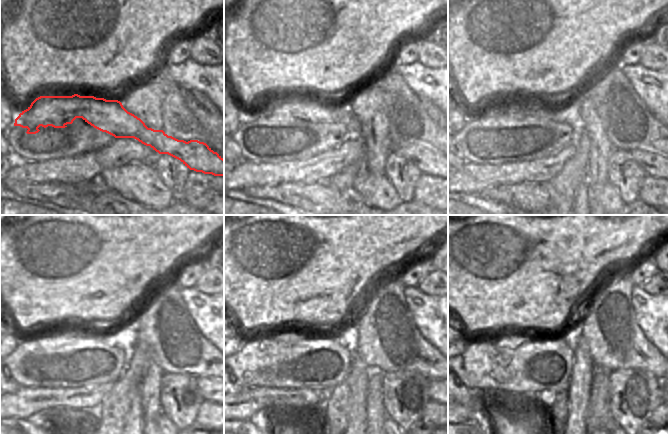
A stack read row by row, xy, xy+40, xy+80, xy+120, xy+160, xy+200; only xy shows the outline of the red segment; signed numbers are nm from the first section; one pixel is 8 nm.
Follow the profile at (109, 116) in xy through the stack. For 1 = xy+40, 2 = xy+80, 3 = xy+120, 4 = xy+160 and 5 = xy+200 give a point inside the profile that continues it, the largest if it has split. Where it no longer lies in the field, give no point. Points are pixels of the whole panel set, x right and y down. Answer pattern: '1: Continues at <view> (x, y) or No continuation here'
1: Continues at xy+40 (281, 113)
2: Continues at xy+80 (506, 116)
3: Continues at xy+120 (56, 341)
4: Continues at xy+160 (281, 341)
5: Continues at xy+200 (506, 342)

